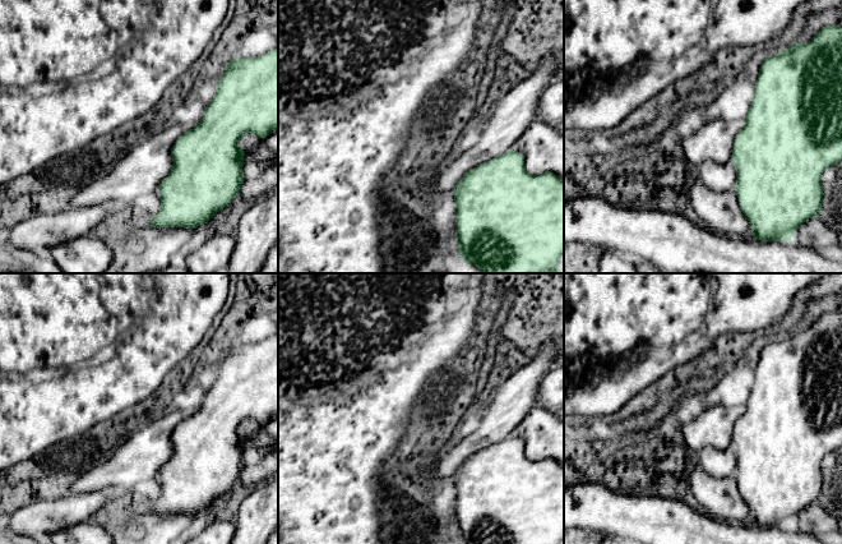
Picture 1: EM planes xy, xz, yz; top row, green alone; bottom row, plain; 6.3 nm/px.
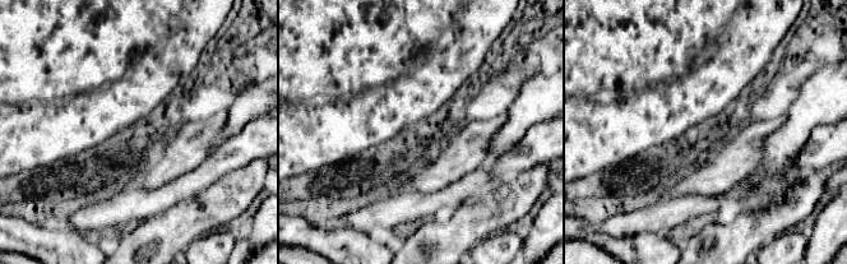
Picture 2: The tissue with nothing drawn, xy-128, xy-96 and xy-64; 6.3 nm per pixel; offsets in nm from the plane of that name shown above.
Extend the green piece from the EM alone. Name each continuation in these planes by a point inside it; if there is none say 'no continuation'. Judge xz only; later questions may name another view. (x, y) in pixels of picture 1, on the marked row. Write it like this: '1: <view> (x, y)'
1: xz (514, 113)

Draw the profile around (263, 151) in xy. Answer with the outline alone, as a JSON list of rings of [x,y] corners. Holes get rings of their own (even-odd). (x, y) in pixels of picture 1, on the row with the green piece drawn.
[[[278,128],[269,135],[258,138],[253,133],[242,135],[239,147],[244,151],[244,162],[256,162],[260,166],[278,161]]]

